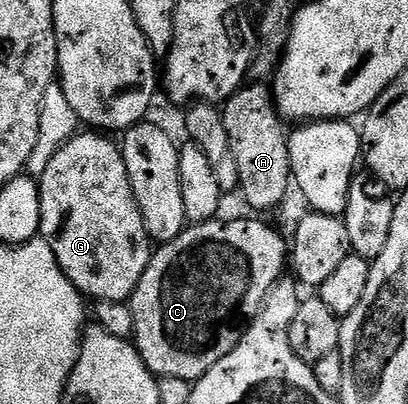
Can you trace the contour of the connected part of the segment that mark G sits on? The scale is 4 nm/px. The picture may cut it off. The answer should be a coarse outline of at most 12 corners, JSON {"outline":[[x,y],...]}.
{"outline":[[80,131],[40,178],[39,236],[85,298],[154,252],[121,146]]}

